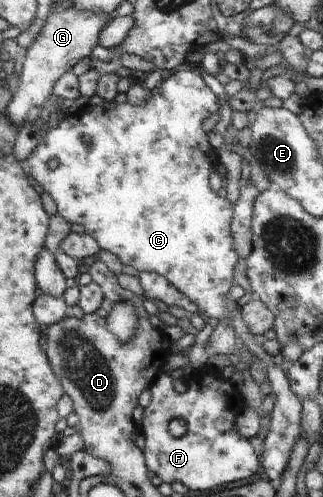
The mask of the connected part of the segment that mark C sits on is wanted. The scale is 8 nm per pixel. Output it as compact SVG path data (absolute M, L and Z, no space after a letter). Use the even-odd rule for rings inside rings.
M185 64L168 73L157 89L150 89L151 95L145 103L116 103L113 99L99 105L85 105L81 109L72 108L66 118L43 134L27 163L31 167L31 175L51 195L63 219L84 227L85 234L91 235L102 250L114 253L123 264L131 265L140 272L153 271L163 275L195 303L208 320L225 321L233 329L238 344L243 343L254 359L263 361L275 407L270 413L269 432L263 439L260 463L270 481L277 481L283 477L291 451L300 438L302 403L289 387L291 383L283 364L277 365L273 356L255 343L254 333L247 329L239 304L227 299L239 256L233 249L231 239L232 204L209 186L209 175L219 161L216 150L211 147L203 131L203 122L217 112L219 98L205 84L201 75L200 67ZM50 159L58 160L57 168L49 166Z

